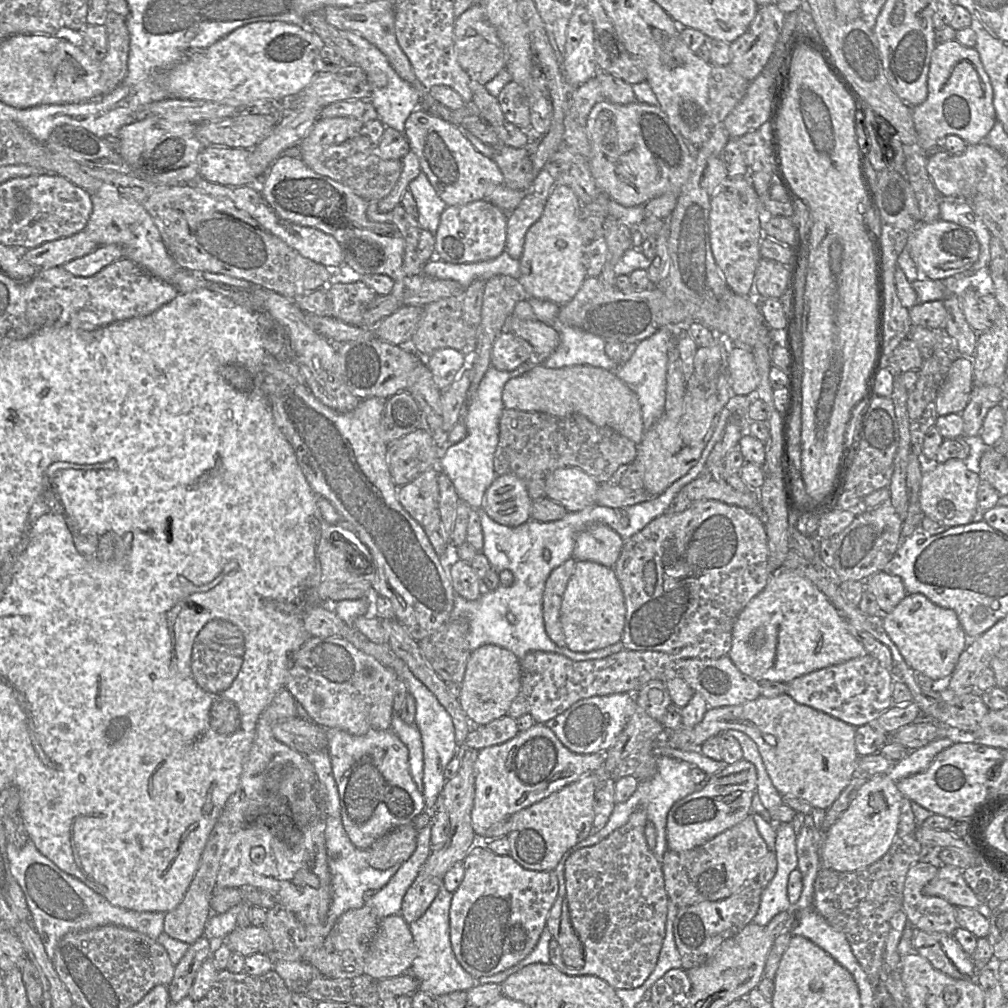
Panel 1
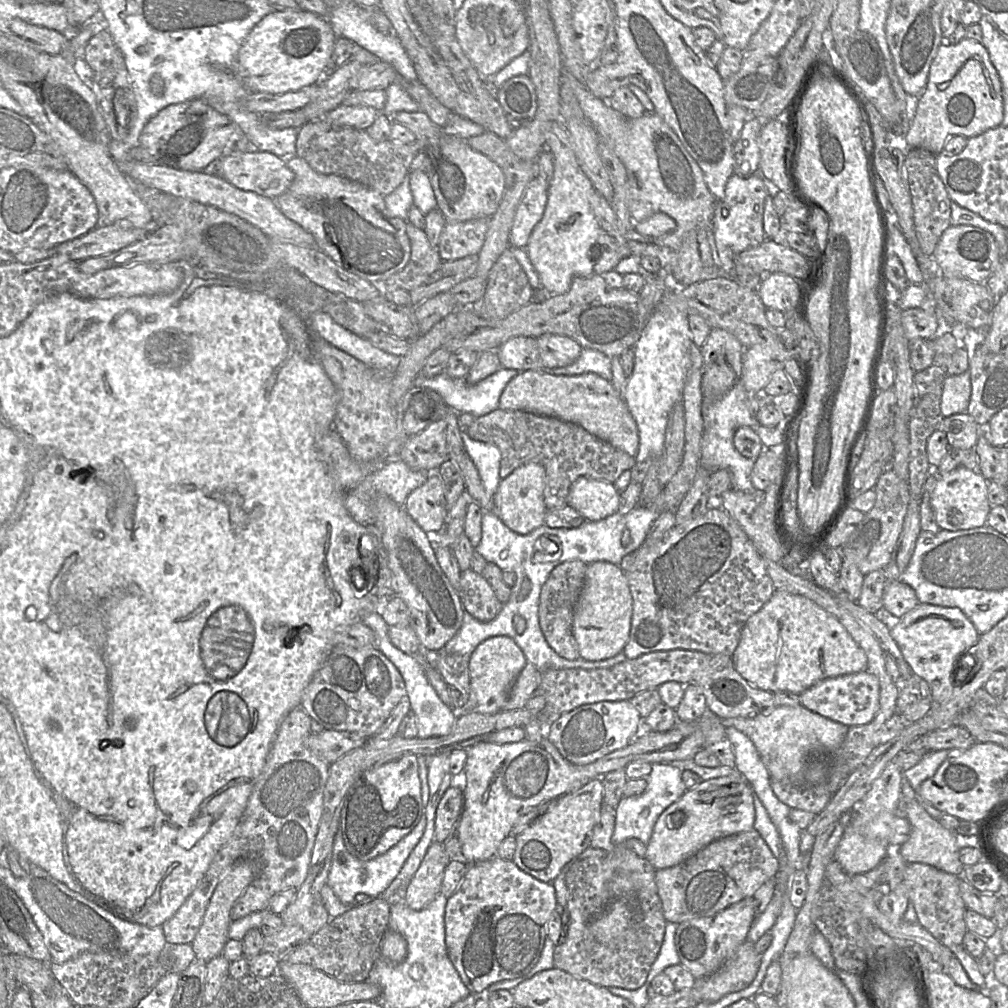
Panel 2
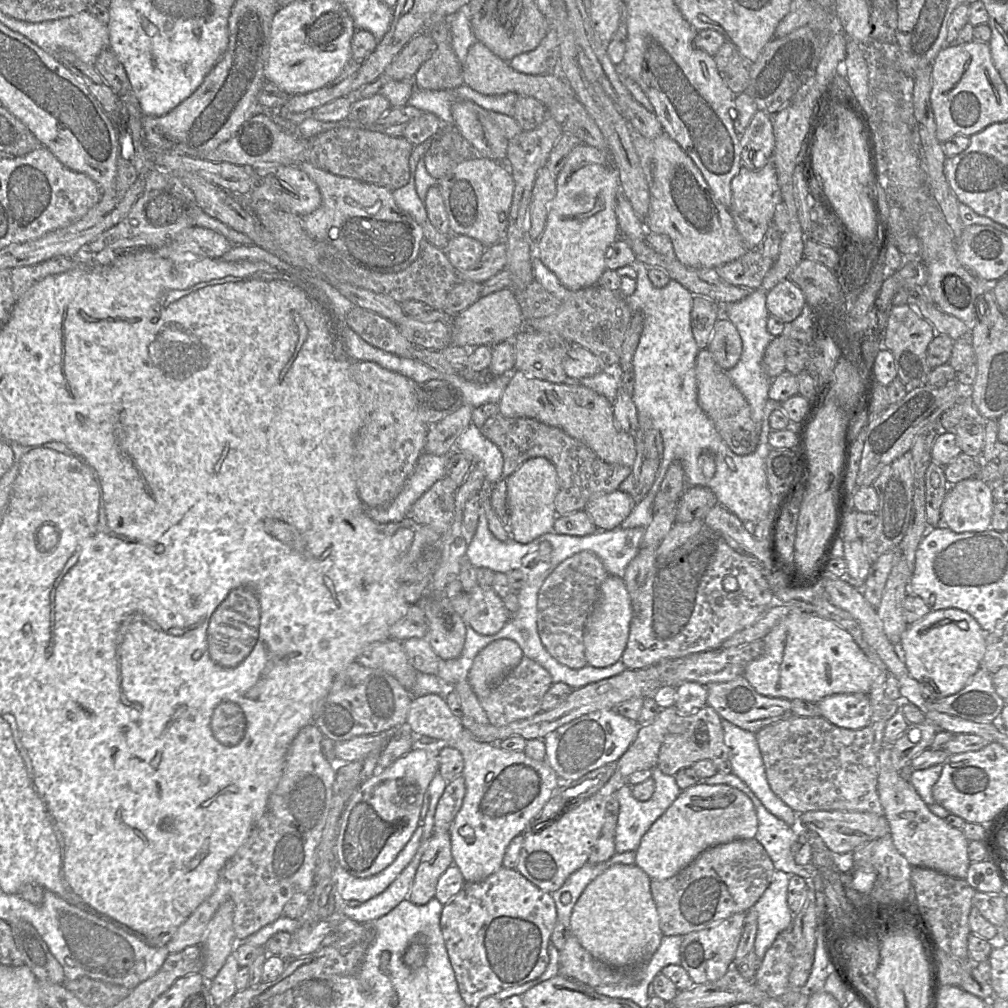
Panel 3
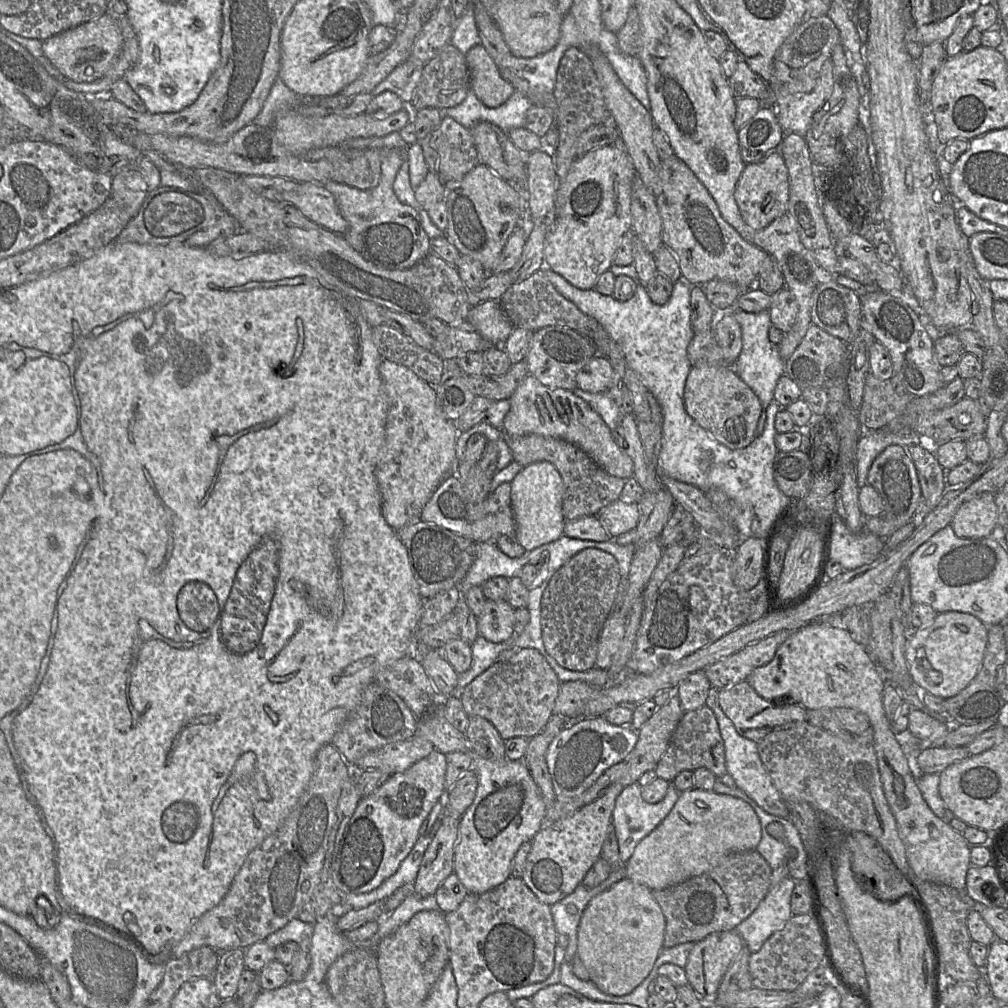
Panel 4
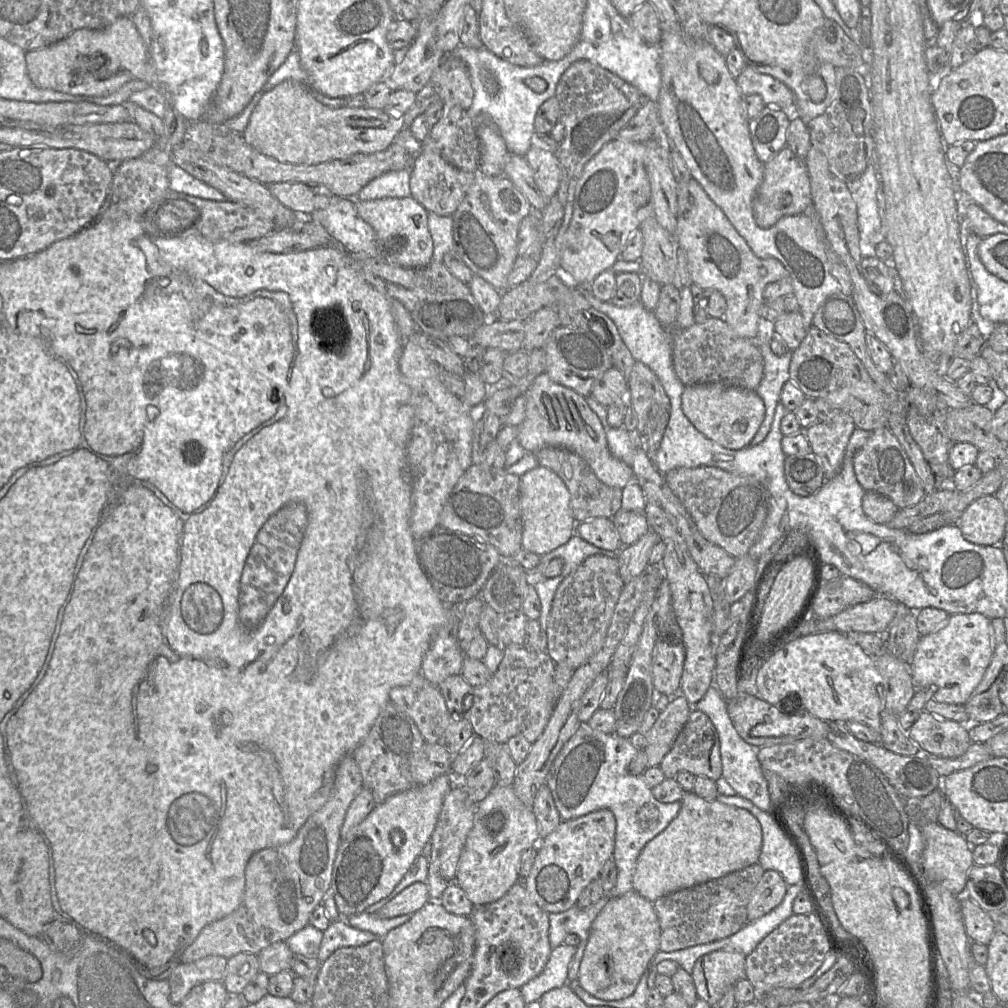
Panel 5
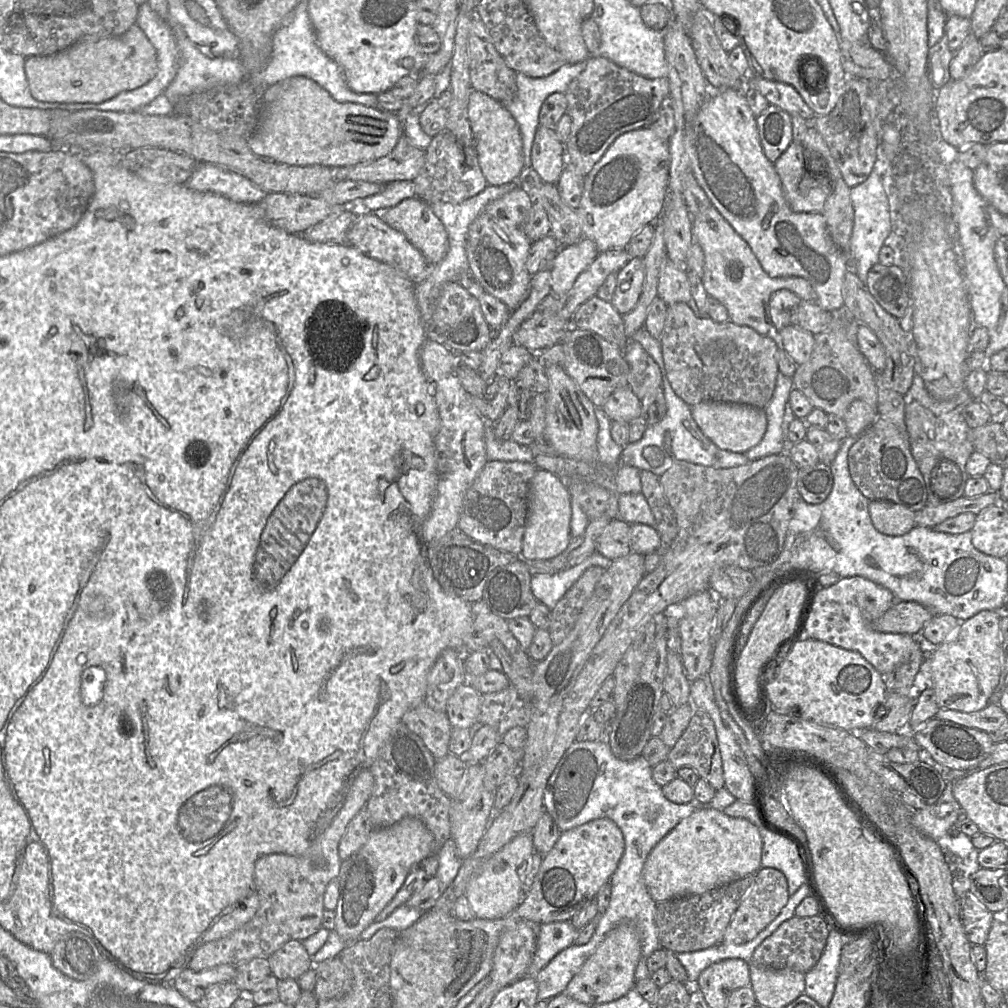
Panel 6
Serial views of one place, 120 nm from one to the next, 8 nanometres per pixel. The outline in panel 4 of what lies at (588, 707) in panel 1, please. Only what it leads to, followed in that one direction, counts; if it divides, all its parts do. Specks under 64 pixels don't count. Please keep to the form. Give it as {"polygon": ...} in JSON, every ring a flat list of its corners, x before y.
{"polygon":[[603,716,585,717,570,722,551,742,546,762,552,778,555,798,569,800,579,796,611,766,624,761,635,748,638,731,631,726,617,726]]}

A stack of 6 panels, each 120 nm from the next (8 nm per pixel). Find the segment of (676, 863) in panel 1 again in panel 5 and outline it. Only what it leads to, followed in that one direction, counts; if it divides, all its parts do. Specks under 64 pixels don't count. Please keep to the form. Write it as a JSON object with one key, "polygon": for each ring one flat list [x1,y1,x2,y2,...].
{"polygon":[[759,862,723,877,669,893,653,905,660,923,659,951,673,951,727,938,744,926,747,906,765,870]]}

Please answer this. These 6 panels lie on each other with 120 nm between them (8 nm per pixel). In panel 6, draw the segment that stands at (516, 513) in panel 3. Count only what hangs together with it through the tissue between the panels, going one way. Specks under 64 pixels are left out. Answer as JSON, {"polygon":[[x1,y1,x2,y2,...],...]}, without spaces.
{"polygon":[[538,469,529,488,528,514,521,556,526,561,550,560,561,554,571,541,571,496,563,481,555,474]]}

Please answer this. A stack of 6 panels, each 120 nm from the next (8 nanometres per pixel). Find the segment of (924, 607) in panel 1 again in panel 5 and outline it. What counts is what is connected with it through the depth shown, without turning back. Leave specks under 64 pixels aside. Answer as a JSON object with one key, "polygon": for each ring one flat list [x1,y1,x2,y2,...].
{"polygon":[[959,613,949,616,947,621,934,632,921,636,910,672,917,689,930,694,930,699,938,702,964,705,978,686,989,666,993,655,993,636,991,619,981,613]]}

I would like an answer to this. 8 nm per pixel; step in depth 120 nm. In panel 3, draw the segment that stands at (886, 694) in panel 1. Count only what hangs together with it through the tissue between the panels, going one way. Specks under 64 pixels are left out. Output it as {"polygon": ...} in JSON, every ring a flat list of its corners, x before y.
{"polygon":[[835,694,823,698,816,703,821,717,832,724,858,730,866,727,871,718,871,702,869,694]]}

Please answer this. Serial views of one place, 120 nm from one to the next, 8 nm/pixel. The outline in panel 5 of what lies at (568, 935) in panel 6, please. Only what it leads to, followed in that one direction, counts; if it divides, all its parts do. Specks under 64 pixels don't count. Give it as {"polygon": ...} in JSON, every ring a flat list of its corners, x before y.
{"polygon":[[604,895,597,903,585,909,579,909,575,905,565,912,549,914,549,942,552,950,562,945,568,934,576,934,580,938,577,951,568,968,568,981,577,981,578,979,580,963,592,923,609,898]]}

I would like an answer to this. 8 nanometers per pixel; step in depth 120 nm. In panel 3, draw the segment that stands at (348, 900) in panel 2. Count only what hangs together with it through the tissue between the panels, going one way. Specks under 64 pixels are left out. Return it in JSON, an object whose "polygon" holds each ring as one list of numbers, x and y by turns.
{"polygon":[[429,790,424,795,420,819,418,826,411,839,398,854,396,859,387,868,378,874,368,878,356,878,345,871,336,860,336,845,334,859,334,882,336,889,344,901,357,900,364,903,371,898,385,891,389,885,400,875,407,867,414,855,416,854,423,834,426,815,430,804]]}

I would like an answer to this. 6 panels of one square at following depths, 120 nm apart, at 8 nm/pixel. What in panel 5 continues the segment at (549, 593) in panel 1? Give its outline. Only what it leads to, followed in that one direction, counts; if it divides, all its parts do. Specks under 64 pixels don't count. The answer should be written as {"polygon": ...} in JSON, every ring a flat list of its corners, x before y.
{"polygon":[[595,554,558,586,546,626,547,652,556,665,576,670,603,646,624,583,617,558]]}

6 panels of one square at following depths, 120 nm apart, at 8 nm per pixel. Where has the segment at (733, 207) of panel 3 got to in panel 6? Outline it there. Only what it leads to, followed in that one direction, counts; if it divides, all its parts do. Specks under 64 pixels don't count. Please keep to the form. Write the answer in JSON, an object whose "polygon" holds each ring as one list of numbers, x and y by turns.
{"polygon":[[792,141,773,164,790,209,794,212,821,213,832,185,820,166,809,163,807,167,806,158,801,142]]}

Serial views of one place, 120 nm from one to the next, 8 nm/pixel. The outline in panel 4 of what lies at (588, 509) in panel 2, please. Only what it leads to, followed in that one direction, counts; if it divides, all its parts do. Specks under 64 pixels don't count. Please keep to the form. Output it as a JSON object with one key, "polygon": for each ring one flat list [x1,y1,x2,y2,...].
{"polygon":[[618,499,603,507,597,514,611,538,637,527,640,519,638,502,624,502]]}

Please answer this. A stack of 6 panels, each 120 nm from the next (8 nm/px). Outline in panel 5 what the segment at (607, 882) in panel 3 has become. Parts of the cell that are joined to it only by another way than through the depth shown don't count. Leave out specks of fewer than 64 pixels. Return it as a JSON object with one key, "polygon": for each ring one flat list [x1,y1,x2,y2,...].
{"polygon":[[636,891,610,897,592,923,580,963,578,983,601,1000,617,1001,629,997,659,951,660,934,659,919,649,900]]}

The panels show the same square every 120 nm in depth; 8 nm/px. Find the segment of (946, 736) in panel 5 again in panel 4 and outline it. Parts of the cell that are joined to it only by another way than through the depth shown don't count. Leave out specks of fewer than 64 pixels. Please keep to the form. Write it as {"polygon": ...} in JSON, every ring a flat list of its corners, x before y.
{"polygon":[[913,708,908,716,908,729,913,736,927,746,944,746,944,738,950,731,951,725,940,721,927,713]]}

